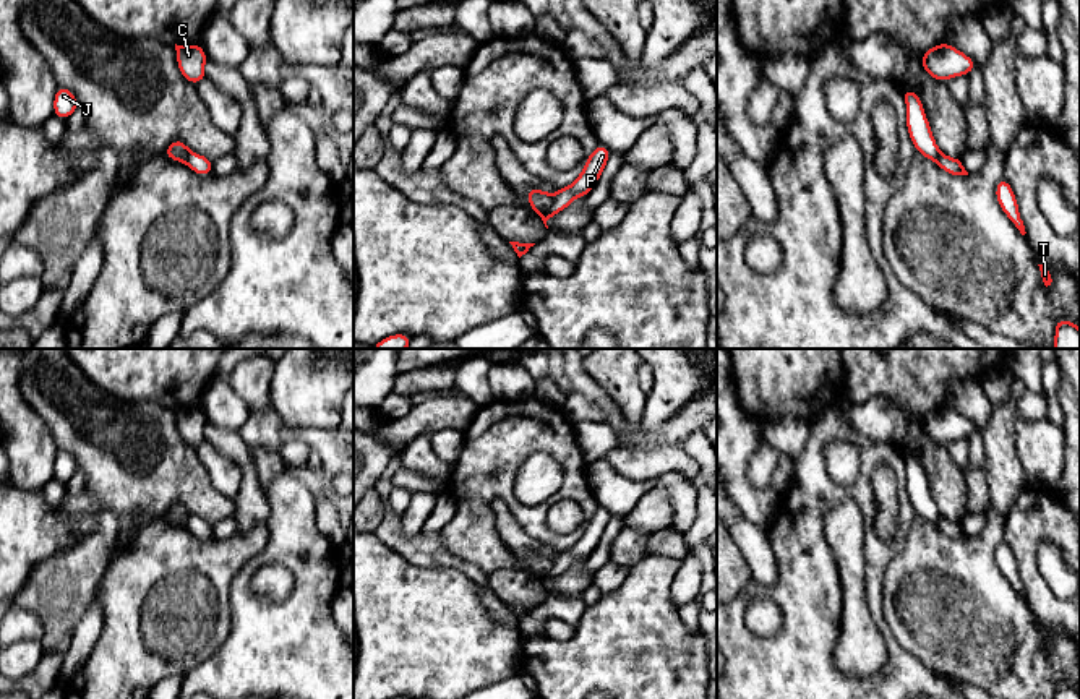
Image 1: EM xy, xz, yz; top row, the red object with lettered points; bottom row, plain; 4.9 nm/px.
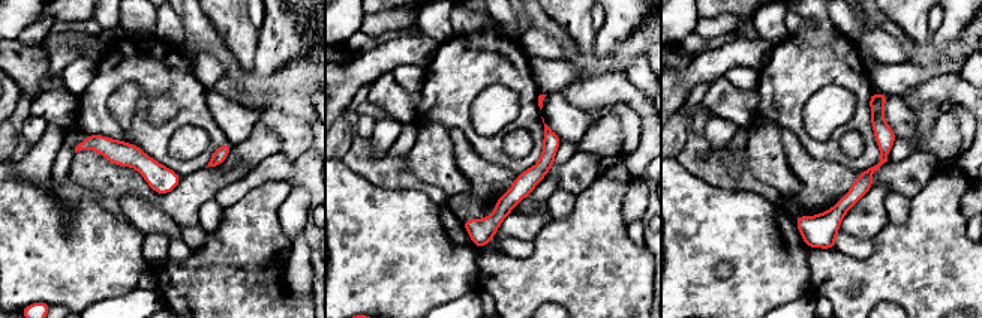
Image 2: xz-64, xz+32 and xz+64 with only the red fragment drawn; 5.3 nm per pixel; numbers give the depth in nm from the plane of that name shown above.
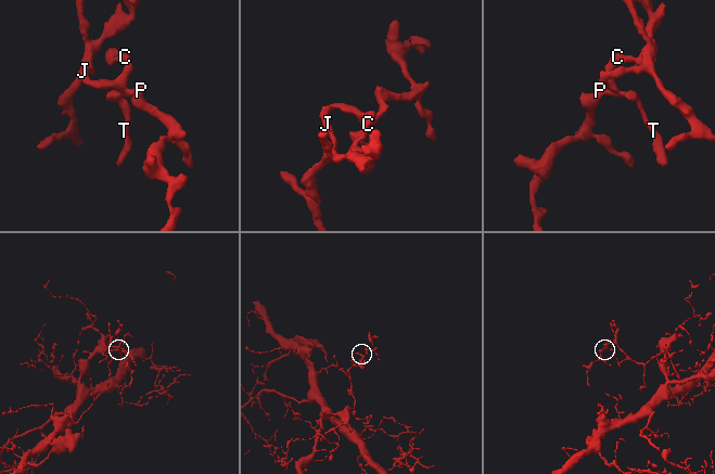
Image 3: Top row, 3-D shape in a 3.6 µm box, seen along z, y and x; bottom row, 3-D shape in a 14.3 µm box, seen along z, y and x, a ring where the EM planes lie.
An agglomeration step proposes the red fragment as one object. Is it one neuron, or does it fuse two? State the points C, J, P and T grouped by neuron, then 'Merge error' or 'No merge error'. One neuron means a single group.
Groups: C J / P T. Merge error

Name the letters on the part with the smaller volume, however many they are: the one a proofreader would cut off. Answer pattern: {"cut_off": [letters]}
{"cut_off": ["P", "T"]}

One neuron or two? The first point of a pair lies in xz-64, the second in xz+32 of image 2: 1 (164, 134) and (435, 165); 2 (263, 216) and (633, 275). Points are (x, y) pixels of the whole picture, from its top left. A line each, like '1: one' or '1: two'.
1: two
2: one

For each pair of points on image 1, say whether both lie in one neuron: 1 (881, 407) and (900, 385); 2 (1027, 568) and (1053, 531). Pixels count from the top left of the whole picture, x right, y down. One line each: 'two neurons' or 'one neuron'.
1: two neurons
2: one neuron

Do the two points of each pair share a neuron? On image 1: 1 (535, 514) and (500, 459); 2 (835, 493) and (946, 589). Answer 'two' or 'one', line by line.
1: one
2: two

